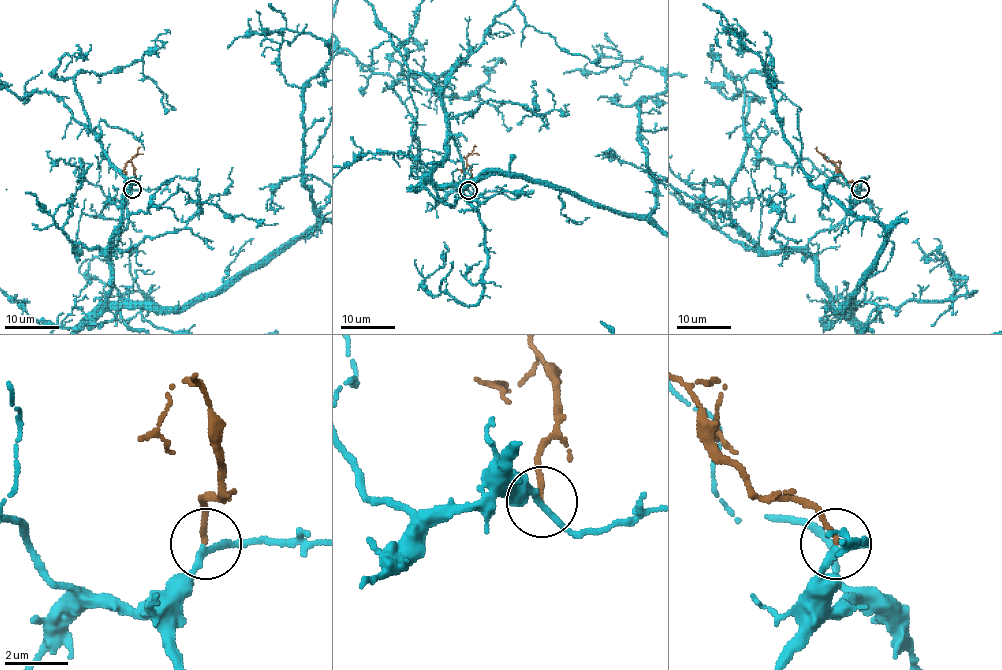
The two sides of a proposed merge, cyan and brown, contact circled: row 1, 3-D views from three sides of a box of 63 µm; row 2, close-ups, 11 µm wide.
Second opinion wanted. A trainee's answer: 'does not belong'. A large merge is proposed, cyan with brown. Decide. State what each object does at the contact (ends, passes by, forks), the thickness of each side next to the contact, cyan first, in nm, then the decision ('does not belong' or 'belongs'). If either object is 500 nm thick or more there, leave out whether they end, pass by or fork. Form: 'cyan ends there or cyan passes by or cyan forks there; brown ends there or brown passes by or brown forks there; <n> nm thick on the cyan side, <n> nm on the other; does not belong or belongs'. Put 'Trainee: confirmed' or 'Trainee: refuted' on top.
Trainee: refuted
cyan passes by; brown ends there; 200 nm thick on the cyan side, 160 nm on the other; belongs

